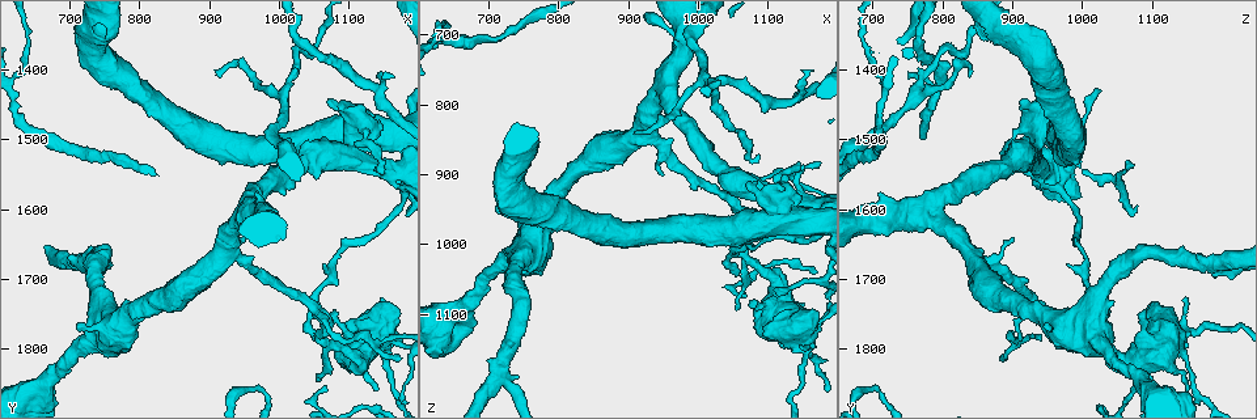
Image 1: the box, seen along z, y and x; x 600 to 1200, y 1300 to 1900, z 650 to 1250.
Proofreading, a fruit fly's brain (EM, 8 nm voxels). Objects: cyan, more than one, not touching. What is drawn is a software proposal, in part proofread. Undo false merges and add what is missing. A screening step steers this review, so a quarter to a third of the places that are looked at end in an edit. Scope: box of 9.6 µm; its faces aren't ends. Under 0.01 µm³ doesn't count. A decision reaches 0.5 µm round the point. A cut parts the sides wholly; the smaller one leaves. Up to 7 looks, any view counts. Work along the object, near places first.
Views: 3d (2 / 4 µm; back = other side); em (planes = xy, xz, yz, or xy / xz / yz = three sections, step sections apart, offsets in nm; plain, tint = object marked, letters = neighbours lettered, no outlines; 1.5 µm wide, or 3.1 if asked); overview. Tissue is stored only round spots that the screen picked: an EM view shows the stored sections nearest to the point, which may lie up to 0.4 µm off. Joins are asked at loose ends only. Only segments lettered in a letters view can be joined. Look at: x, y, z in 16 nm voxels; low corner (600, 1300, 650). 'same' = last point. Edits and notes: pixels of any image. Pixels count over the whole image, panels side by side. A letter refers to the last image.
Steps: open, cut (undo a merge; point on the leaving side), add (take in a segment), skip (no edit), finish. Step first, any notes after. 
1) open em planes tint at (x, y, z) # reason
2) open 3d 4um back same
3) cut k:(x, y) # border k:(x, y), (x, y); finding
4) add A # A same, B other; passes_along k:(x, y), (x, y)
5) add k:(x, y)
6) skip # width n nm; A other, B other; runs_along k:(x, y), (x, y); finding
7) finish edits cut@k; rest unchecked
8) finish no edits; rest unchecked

open em planes letters at (1165, 1410, 750) # tapers out

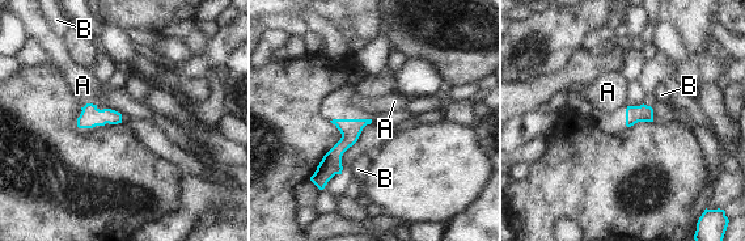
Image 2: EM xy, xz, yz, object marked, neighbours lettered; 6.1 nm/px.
skip # A other, B other; border 2:(94, 104), (87, 104), (81, 108); none of them fits

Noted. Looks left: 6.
open em planes letters at (1150, 1770, 1170) # thick turns thin

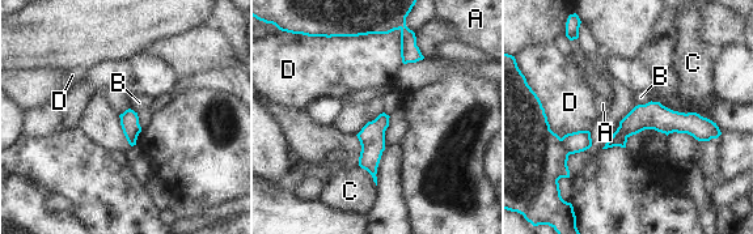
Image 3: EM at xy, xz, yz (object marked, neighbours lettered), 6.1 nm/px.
cut 3:(578, 141) # A other, B other, C other, D other; border 3:(561, 139), (569, 154); two neurons meet here

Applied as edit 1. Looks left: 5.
open 3d 4um at (1140, 1495, 935) # branch stops here

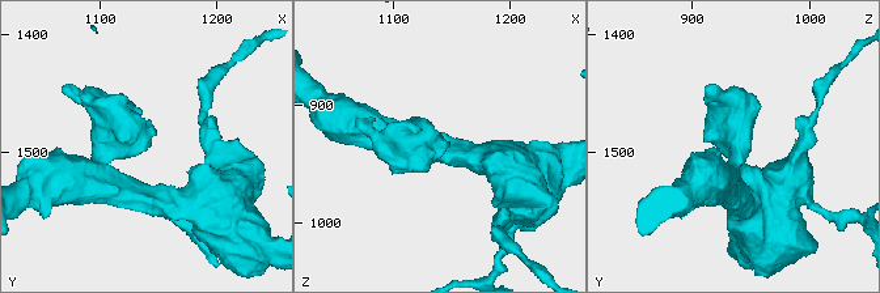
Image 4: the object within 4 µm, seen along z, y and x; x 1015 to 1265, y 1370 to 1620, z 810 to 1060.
open em xy step 4 tint at (1142, 1494, 928) # shape alone is not enough

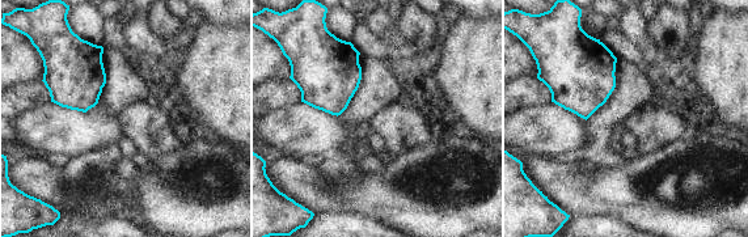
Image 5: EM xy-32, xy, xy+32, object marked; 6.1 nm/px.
open em planes letters same

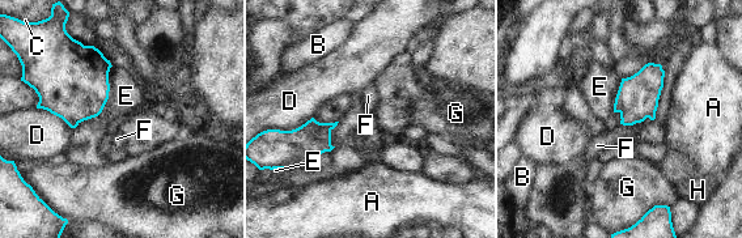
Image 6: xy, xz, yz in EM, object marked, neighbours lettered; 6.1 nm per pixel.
skip # A other, B other, C other, D other, E other, F other, G other, H other; border 6:(651, 119), (620, 124); no lettered segment goes on from it

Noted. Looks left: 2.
finish edits cut@3; rest unchecked

